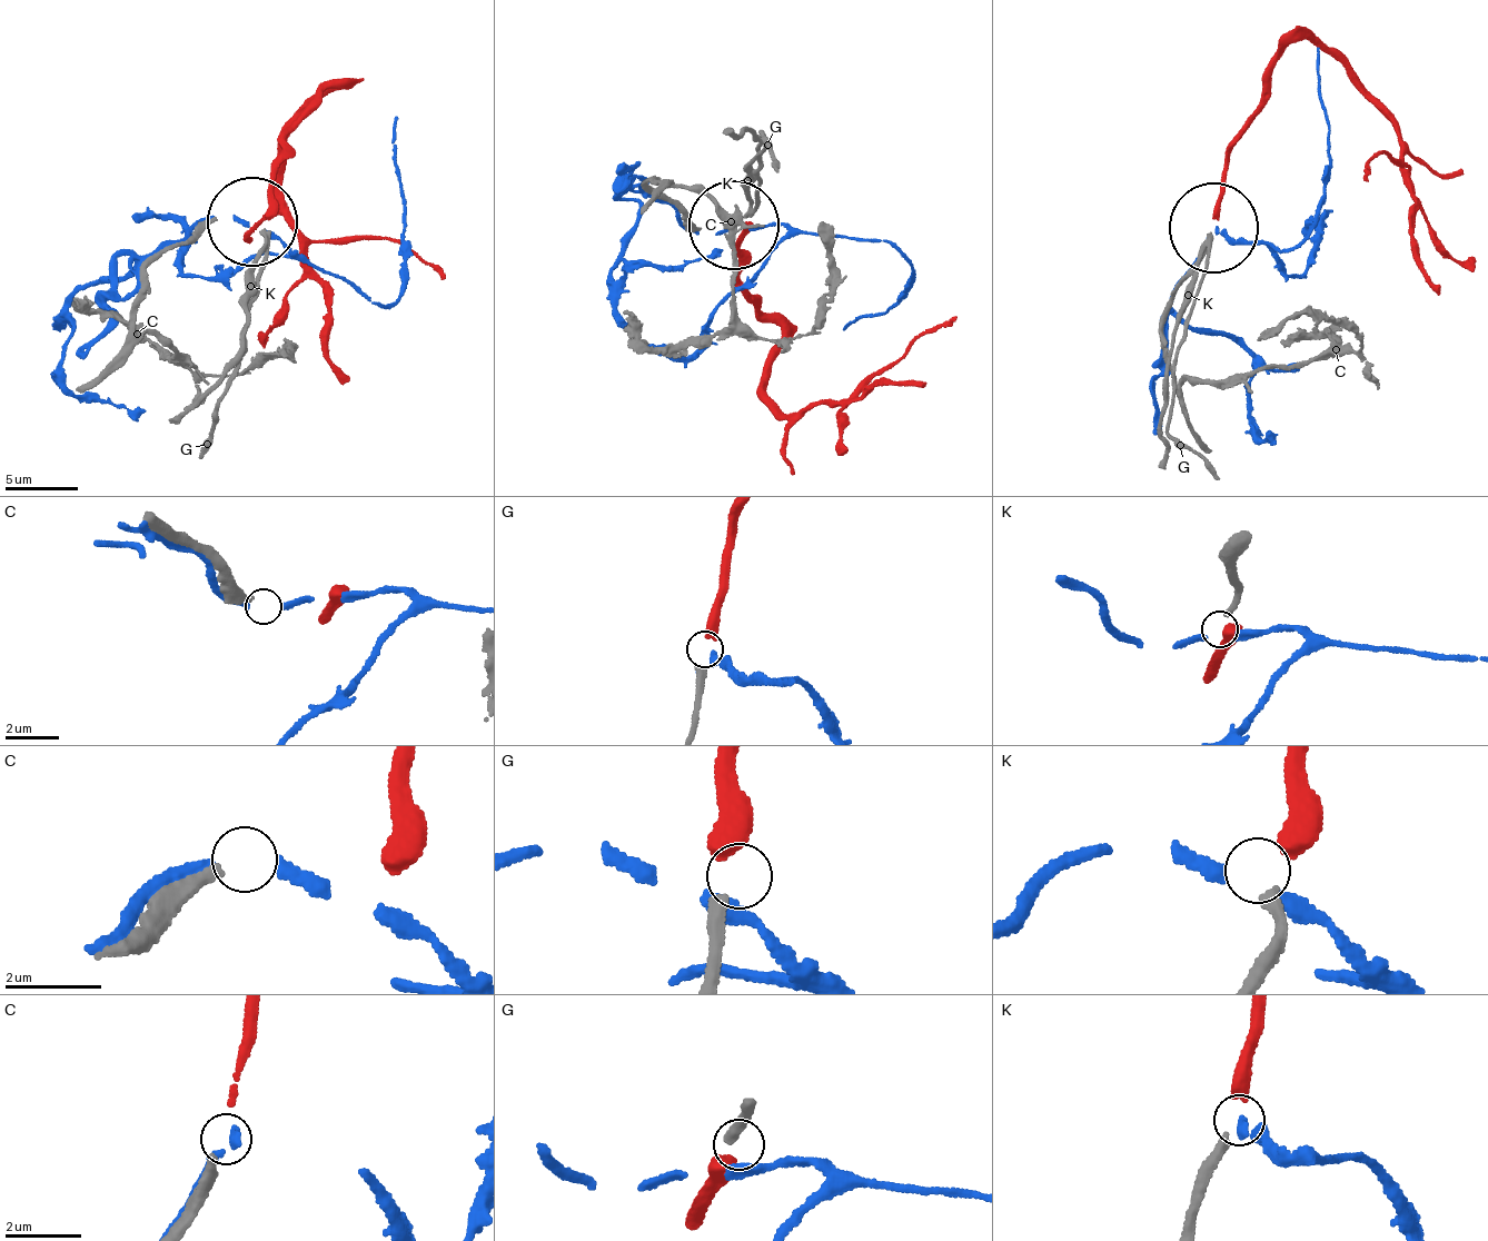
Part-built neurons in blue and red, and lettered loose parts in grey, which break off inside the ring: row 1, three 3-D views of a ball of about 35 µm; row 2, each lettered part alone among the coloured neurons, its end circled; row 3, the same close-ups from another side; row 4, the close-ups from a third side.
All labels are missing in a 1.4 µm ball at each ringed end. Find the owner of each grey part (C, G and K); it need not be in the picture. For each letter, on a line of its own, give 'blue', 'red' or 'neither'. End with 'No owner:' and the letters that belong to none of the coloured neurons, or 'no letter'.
C: neither
G: neither
K: red
No owner: C, G

